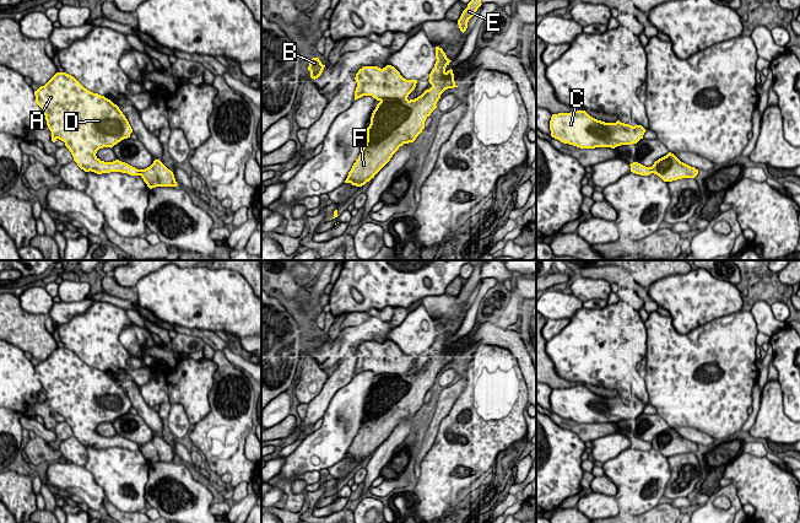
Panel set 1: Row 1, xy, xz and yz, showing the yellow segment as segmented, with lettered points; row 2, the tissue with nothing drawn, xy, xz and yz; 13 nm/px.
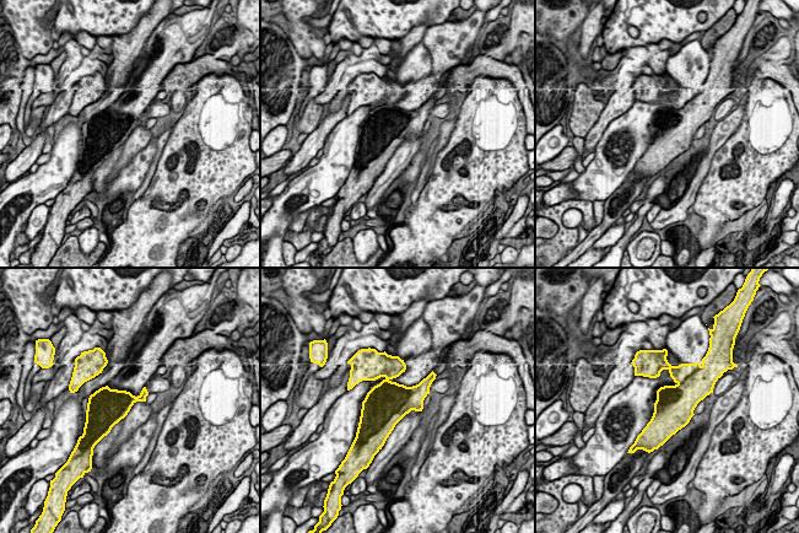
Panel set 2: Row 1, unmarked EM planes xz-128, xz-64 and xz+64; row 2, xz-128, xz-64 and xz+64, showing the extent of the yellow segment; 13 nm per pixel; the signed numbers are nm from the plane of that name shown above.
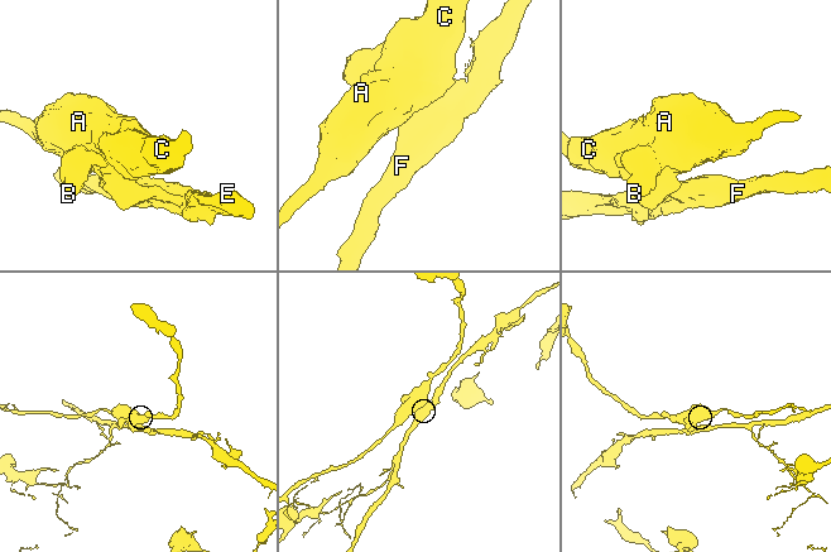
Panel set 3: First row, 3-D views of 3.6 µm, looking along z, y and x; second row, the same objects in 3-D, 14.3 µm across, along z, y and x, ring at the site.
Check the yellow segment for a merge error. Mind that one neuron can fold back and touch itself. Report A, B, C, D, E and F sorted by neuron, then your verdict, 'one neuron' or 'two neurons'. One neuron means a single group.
A B C D / E F; two neurons

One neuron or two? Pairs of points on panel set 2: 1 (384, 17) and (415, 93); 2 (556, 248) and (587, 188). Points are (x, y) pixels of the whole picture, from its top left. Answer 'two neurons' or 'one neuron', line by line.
1: two neurons
2: two neurons

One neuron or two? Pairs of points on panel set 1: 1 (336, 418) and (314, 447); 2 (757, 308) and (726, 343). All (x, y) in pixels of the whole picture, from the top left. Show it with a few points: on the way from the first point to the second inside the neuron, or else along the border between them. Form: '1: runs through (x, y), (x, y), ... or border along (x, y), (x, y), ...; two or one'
1: runs through (336, 425), (322, 440); one
2: border along (749, 311), (758, 332); two

